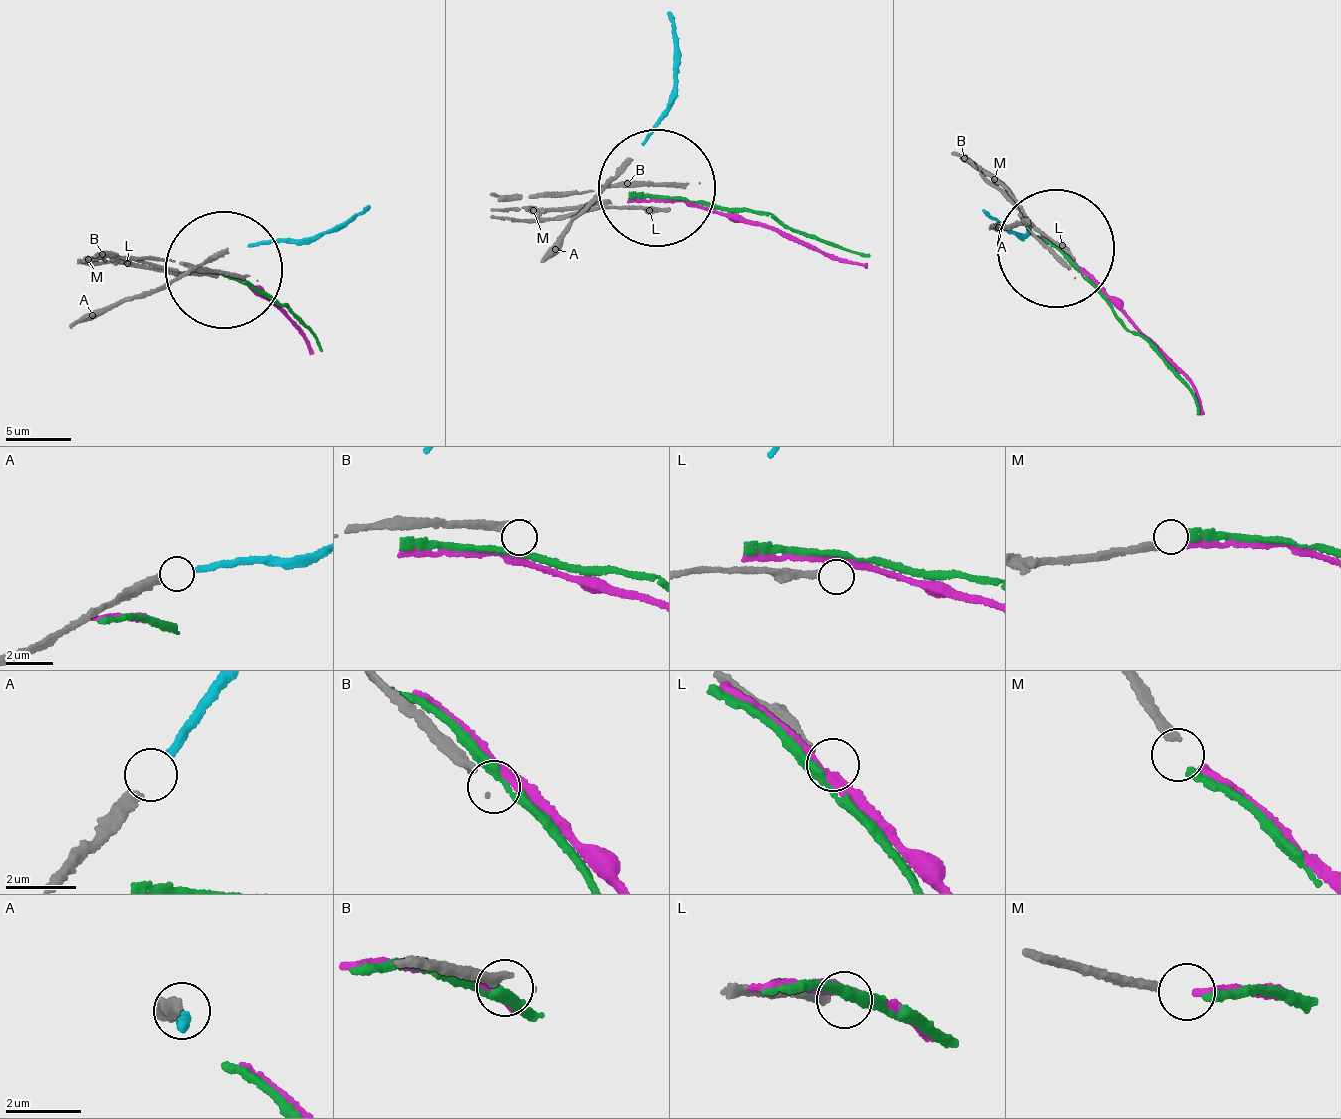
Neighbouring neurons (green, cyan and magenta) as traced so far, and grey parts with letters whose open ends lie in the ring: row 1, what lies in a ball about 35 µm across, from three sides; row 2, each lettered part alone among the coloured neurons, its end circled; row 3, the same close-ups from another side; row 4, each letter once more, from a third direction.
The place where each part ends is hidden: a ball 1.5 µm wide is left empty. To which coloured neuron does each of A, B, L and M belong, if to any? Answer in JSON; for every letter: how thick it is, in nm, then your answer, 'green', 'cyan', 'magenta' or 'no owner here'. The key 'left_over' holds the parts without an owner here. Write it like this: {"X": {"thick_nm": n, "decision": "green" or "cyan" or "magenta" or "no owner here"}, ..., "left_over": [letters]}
{"A": {"thick_nm": 320, "decision": "cyan"}, "B": {"thick_nm": 240, "decision": "no owner here"}, "L": {"thick_nm": 240, "decision": "no owner here"}, "M": {"thick_nm": 260, "decision": "magenta"}, "left_over": ["B", "L"]}

